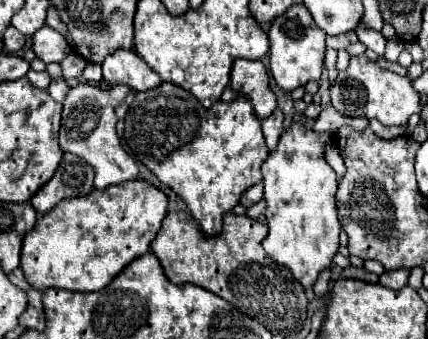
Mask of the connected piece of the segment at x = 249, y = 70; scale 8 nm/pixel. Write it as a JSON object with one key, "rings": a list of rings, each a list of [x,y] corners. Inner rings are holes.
{"rings":[[[238,58],[232,66],[230,86],[236,92],[246,94],[256,110],[258,118],[268,118],[276,108],[276,96],[270,89],[269,74],[260,60]]]}

